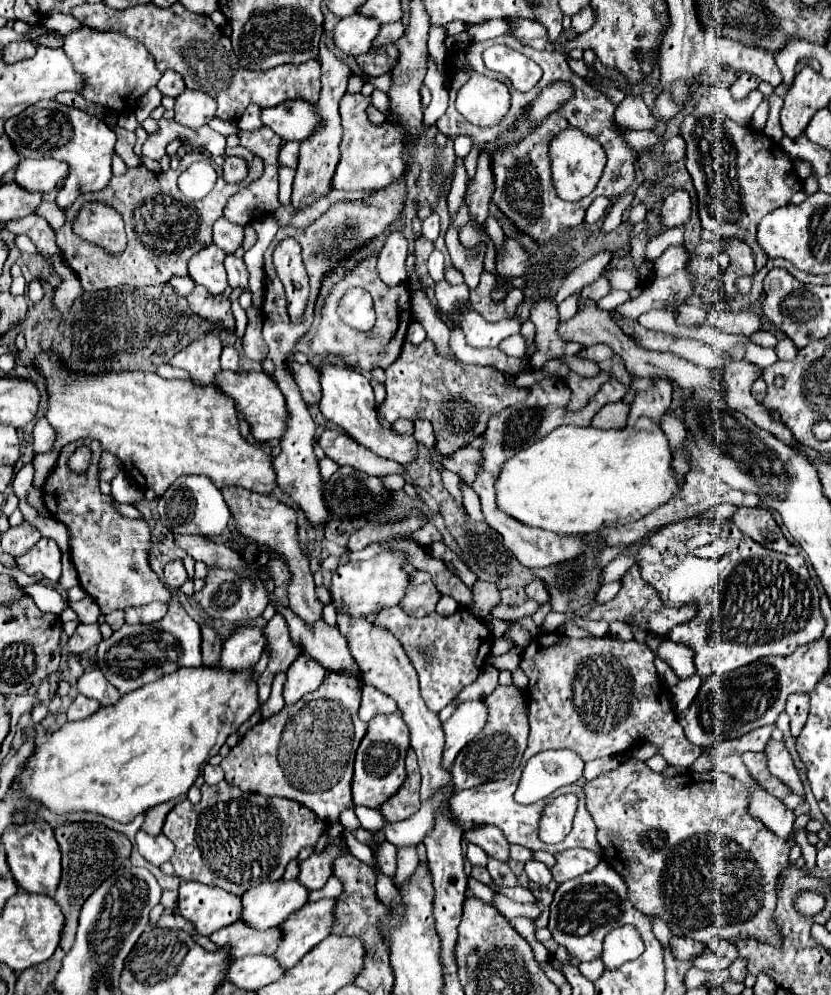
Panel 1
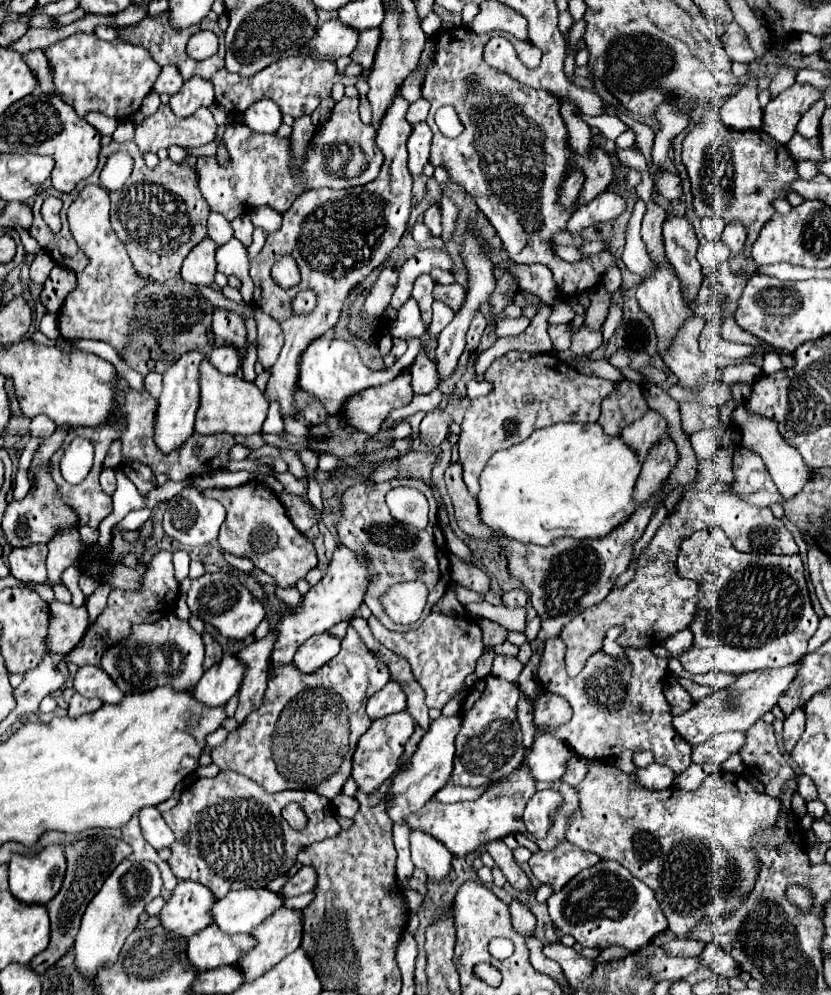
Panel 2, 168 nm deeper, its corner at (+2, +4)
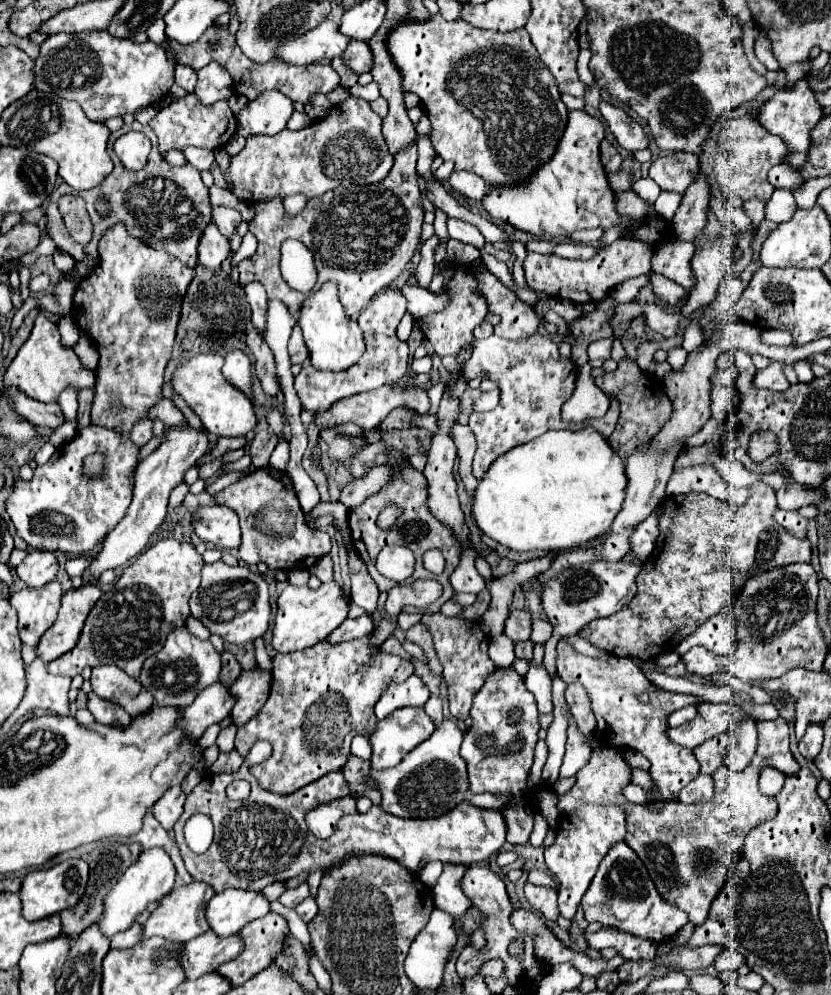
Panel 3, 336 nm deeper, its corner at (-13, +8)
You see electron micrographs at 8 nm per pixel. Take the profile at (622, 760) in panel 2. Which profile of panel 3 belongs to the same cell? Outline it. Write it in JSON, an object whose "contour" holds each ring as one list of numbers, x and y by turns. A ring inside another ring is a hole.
{"contour":[[634,768,634,770,632,770,632,782,638,784,638,786,642,786,644,790,650,790,650,788,652,788,652,778,650,778,650,774,644,772,644,770,640,770,640,768]]}

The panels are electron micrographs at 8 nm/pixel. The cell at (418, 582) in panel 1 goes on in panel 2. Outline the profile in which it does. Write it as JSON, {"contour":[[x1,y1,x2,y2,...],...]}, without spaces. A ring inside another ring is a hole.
{"contour":[[395,478,395,480,387,480,387,482,371,482,371,484,355,484,351,488,347,488,343,492,343,498,341,498,341,518,337,522,337,532,339,532,339,538,341,538,341,544,351,548,355,554,359,556,365,556,369,558,371,562,371,568,373,572,377,572,377,580,373,580,373,584,369,586,369,596,365,596,365,604,371,608,373,616,377,616,381,620,383,626,387,626,389,630,397,630,397,632,407,632,407,630,413,630,417,628,421,622,429,616,432,612,432,607,439,602,439,598,445,594,447,590,447,582,449,582,449,576,443,576,441,570,439,570,439,558,437,558,437,548,443,546,439,544,439,538,443,538,441,534,441,528,439,528,439,522,437,522,437,504,435,504,435,498,431,494,431,488,421,482,421,480,411,480,411,478],[395,486,409,486,409,488,417,488,425,494,427,502,429,502,429,524,425,530,417,530,413,526,407,526,399,520,395,520,391,514,389,514,389,506,385,502,385,494,395,488],[421,560,423,562,423,570,415,570,413,564],[419,580,423,584,427,584,429,595,427,604,423,610,422,616,419,622,411,624,411,626,403,626,403,624,395,624,383,604,381,604,381,596,397,582,407,582]]}

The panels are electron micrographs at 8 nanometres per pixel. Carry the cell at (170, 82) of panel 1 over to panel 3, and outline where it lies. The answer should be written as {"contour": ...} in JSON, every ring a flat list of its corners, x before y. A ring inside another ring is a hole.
{"contour":[[176,64,176,84,184,88,186,92,194,92,196,86,196,70,190,66,180,66]]}

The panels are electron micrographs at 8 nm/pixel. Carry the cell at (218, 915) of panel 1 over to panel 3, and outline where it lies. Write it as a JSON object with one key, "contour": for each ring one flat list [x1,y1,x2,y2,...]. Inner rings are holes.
{"contour":[[190,882,174,888,160,900,160,906,150,914,150,918,142,926,142,940,152,936,162,936,170,942,188,942,208,930,208,922,204,920,204,904,214,896,214,892,200,882]]}

